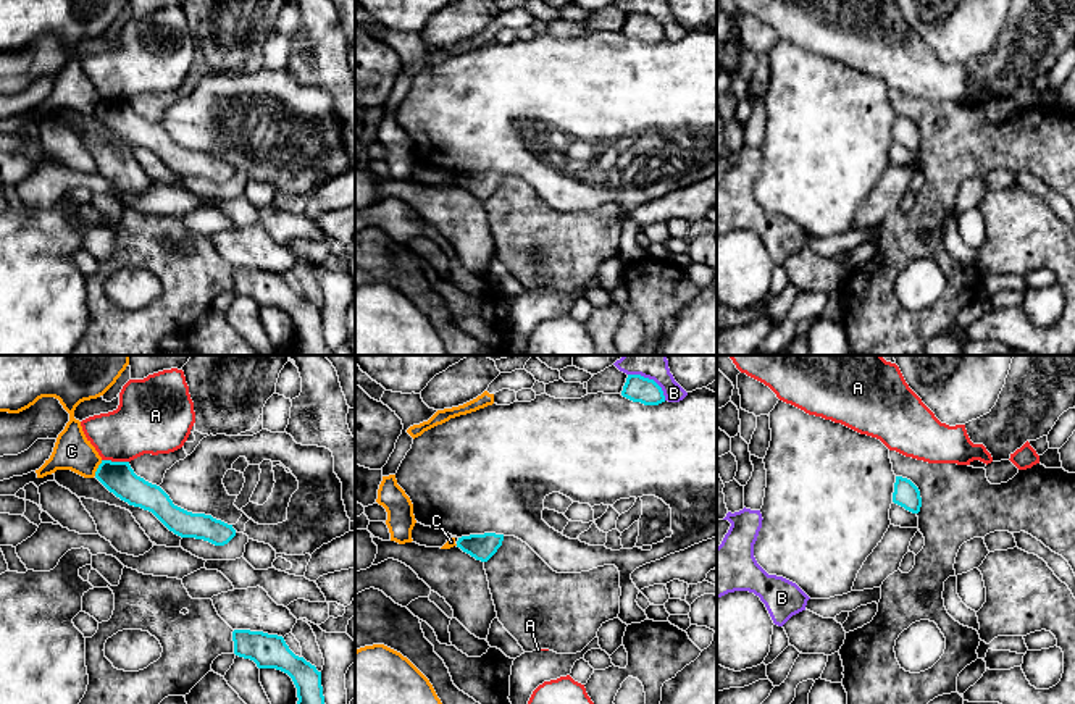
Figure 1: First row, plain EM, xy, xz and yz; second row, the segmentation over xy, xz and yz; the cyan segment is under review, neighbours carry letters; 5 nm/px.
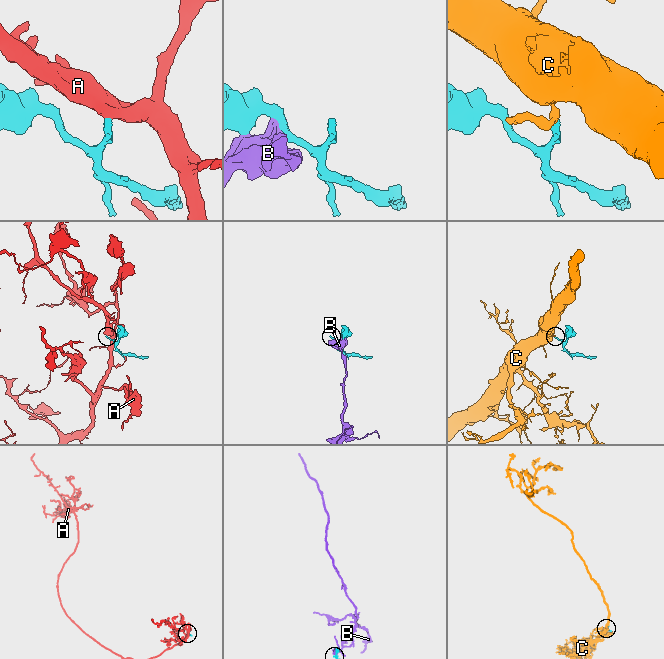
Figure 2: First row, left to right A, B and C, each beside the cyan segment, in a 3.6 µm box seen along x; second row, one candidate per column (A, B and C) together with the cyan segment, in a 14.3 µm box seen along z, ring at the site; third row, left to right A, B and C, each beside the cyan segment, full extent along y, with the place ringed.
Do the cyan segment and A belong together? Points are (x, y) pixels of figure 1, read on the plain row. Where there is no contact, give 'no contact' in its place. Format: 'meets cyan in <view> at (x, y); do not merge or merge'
meets cyan in xy at (115, 100); do not merge

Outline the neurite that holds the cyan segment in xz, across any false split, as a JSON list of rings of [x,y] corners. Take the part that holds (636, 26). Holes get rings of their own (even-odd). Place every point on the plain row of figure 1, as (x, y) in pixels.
[[[628,13],[621,34],[644,44],[659,44],[665,40],[662,26],[654,18],[641,13]]]

